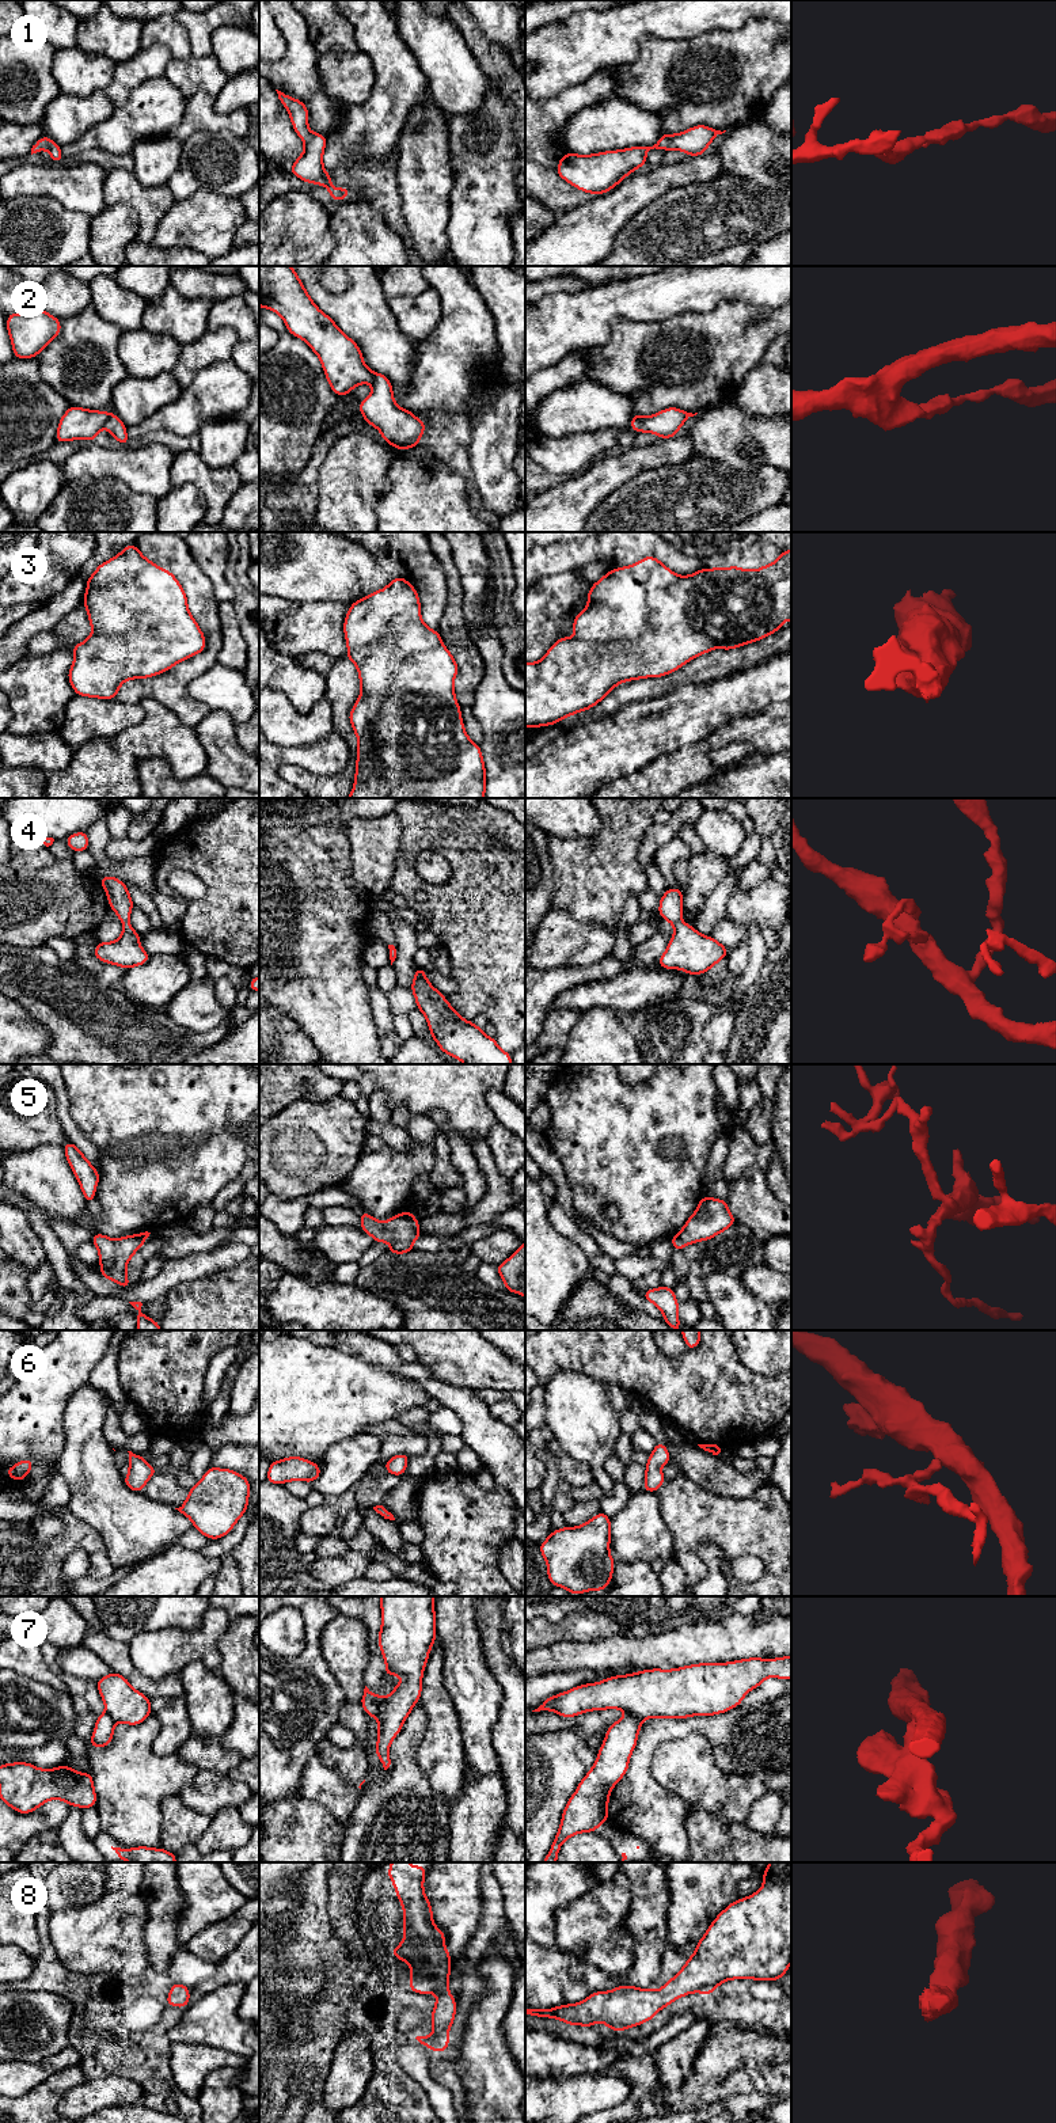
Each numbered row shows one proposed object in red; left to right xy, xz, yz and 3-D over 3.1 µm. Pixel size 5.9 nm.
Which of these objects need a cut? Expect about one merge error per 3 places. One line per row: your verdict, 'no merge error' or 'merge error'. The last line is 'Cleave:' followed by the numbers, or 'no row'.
1: no merge error
2: merge error
3: no merge error
4: no merge error
5: no merge error
6: no merge error
7: merge error
8: no merge error
Cleave: 2, 7

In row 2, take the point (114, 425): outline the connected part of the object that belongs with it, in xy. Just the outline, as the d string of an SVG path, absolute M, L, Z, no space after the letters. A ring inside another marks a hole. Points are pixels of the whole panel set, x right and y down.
M110 413L110 417L106 421L105 426L107 432L111 433L121 445L126 445L129 443L126 434L128 428L114 413Z

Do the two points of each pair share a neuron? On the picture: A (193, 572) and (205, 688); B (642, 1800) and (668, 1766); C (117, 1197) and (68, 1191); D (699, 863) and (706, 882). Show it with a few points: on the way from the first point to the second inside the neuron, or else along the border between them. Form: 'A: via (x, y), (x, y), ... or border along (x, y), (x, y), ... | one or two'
A: border along (217, 663), (187, 686), (187, 692), (204, 705) | two
B: border along (656, 1749), (652, 1757), (652, 1776), (682, 1800) | two
C: border along (87, 1207), (75, 1223) | two
D: via (703, 868), (705, 878) | one

